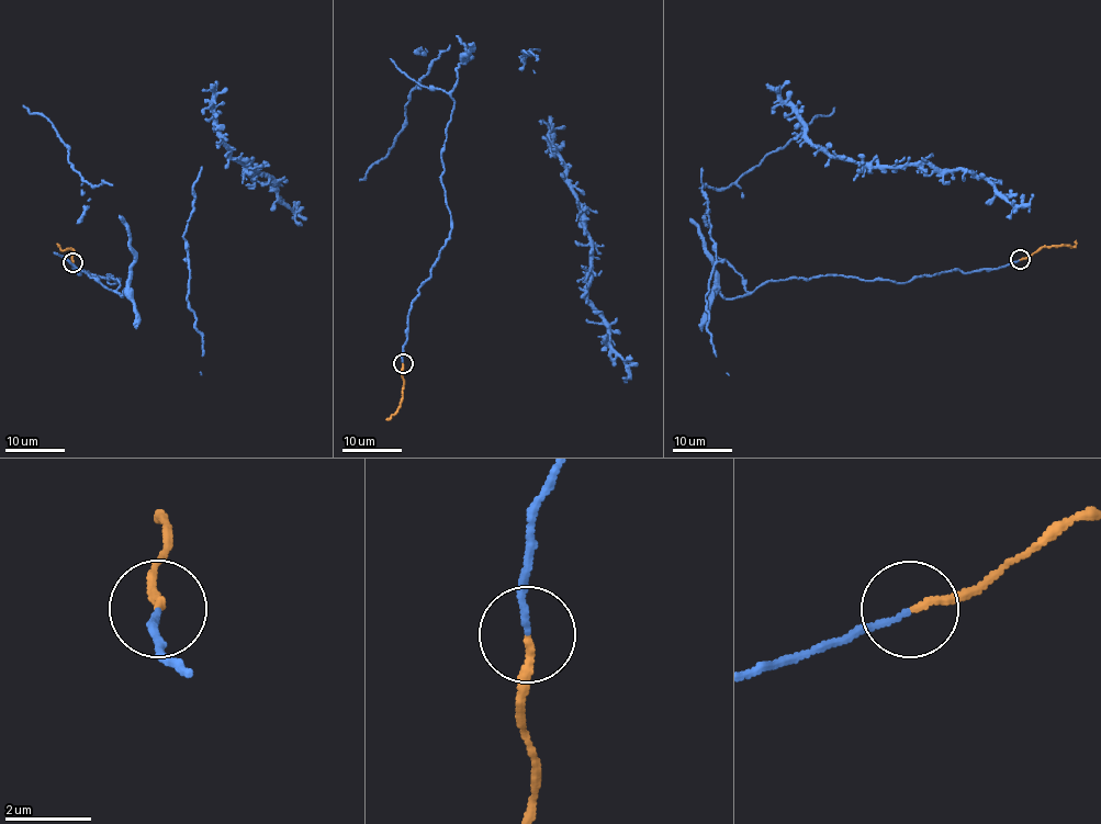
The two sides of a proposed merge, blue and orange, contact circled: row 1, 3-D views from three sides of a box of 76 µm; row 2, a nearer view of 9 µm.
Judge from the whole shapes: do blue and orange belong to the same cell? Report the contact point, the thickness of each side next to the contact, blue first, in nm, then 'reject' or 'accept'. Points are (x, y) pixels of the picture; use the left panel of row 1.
at (72, 262); 120 nm thick on the blue side, 170 nm on the other; accept

